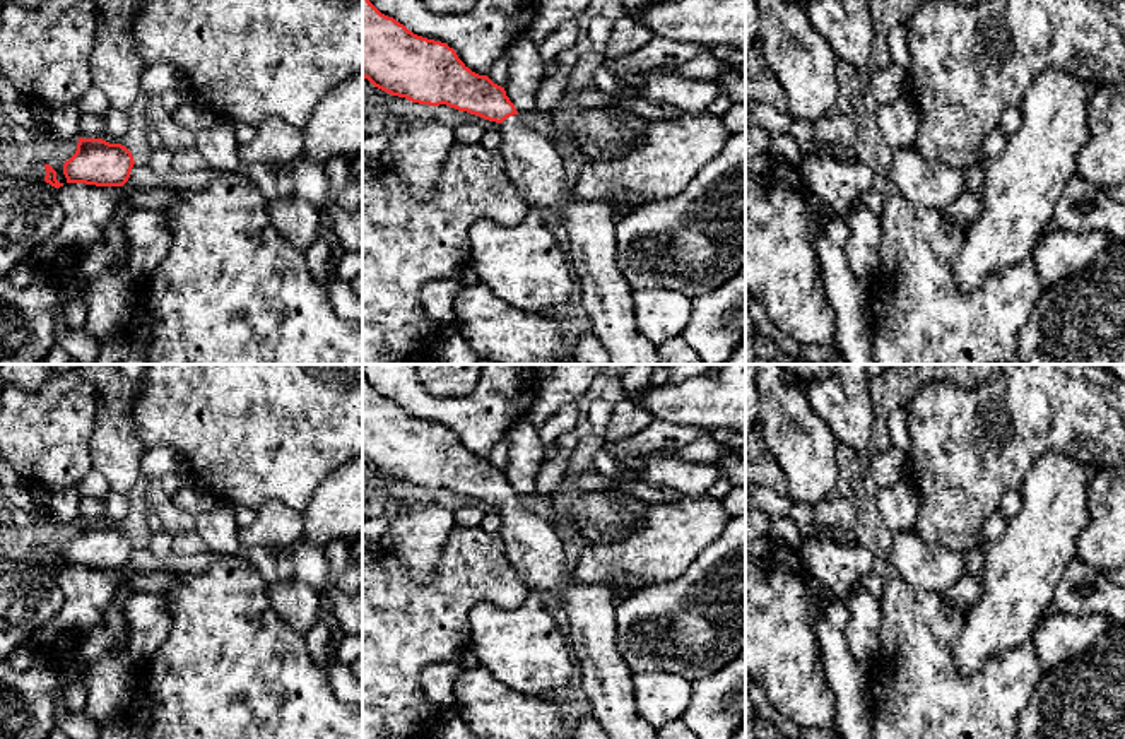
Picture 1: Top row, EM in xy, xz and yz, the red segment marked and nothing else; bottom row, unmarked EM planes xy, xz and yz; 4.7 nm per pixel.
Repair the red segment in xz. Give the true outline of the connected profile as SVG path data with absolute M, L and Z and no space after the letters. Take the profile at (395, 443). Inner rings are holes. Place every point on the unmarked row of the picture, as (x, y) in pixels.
M362 376L362 460L374 470L412 486L439 489L496 505L501 515L499 535L506 556L530 590L556 597L568 618L568 645L574 653L592 713L609 739L657 739L657 729L636 710L633 671L617 647L616 597L607 587L580 583L566 570L562 542L552 522L530 513L506 479L504 470L487 458L472 455L446 426L414 417L403 407L381 397Z

